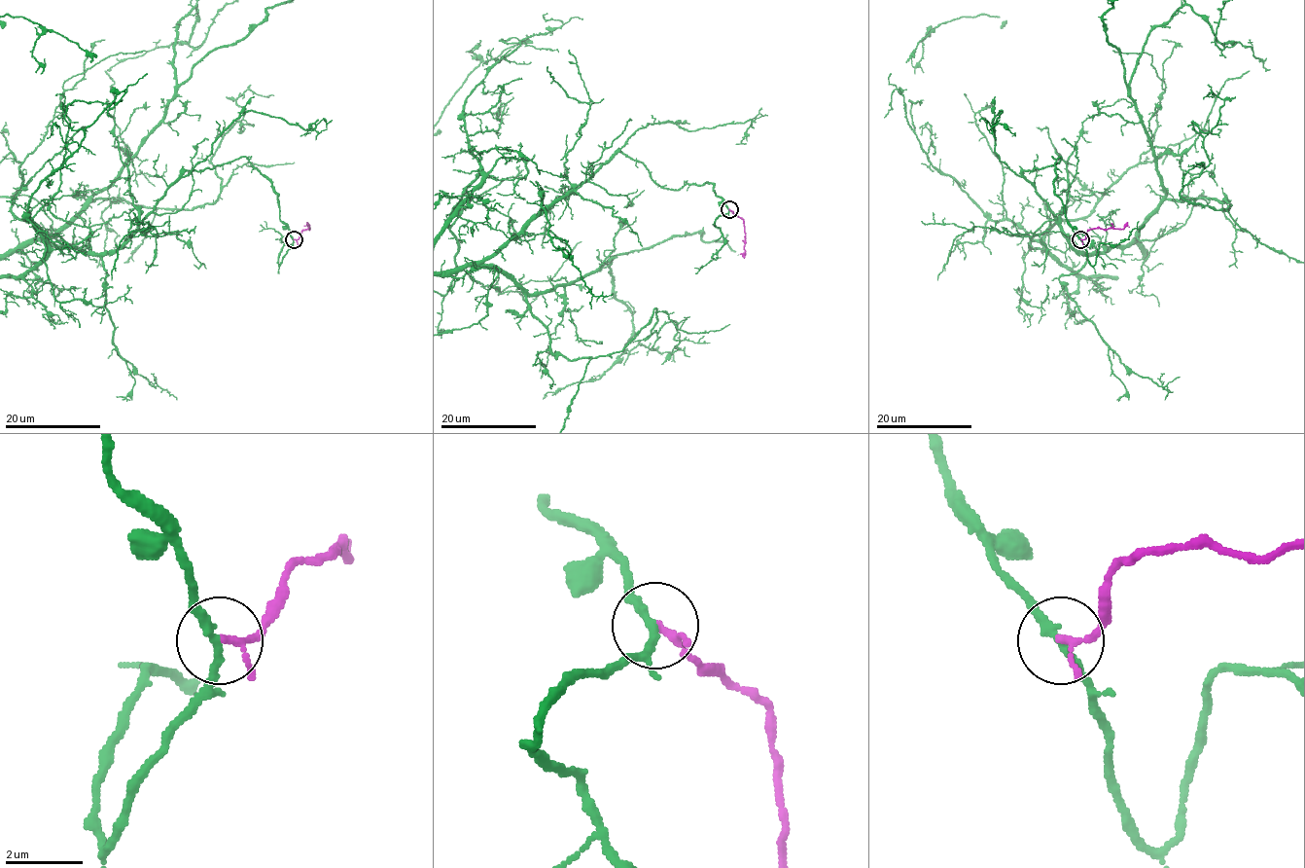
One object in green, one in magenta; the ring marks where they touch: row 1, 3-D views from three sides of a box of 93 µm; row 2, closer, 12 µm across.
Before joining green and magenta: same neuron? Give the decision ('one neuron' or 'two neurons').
two neurons

